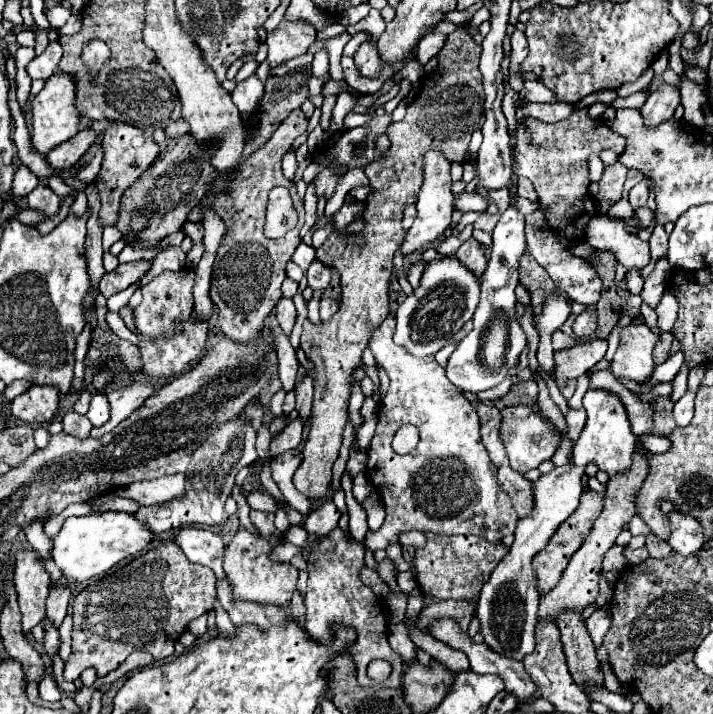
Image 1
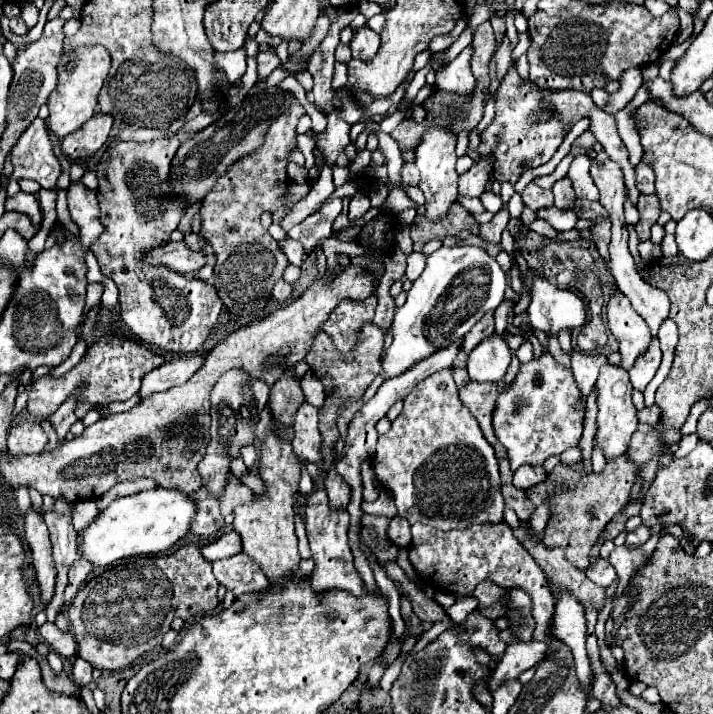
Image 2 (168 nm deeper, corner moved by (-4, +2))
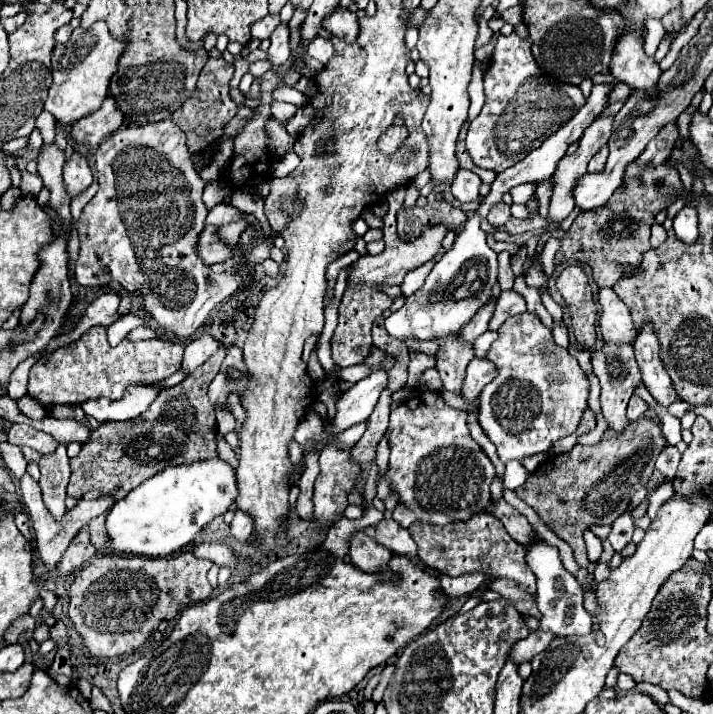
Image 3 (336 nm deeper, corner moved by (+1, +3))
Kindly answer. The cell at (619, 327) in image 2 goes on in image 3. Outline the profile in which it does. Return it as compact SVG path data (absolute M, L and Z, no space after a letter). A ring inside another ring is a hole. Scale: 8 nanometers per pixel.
M609 287L599 289L597 301L601 305L599 327L601 327L601 335L603 335L605 343L631 345L637 337L637 331L635 331L635 323L631 319L629 307Z

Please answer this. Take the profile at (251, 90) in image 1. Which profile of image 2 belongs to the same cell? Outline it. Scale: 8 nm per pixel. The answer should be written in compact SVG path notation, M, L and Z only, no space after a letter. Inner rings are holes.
M268 48L266 52L260 52L258 54L258 78L268 76L278 66L280 66L280 58L276 56L276 50L274 48Z

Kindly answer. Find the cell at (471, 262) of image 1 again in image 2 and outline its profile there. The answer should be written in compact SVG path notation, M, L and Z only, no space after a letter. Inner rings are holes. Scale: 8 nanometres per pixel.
M508 208L500 210L488 224L482 224L482 226L480 226L480 238L486 240L486 242L500 244L500 234L502 234L502 230L508 226L508 220L510 220Z

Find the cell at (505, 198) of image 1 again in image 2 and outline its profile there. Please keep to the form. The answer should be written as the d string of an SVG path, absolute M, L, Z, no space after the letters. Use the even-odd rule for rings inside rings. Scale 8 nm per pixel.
M516 62L500 82L494 100L496 116L488 128L478 132L480 147L477 152L484 158L492 158L494 176L500 182L508 180L512 184L530 168L530 162L538 162L538 166L548 162L562 144L568 128L588 116L588 110L594 104L590 94L580 94L580 90L540 90L538 86L532 86L530 80L524 80L516 72Z

